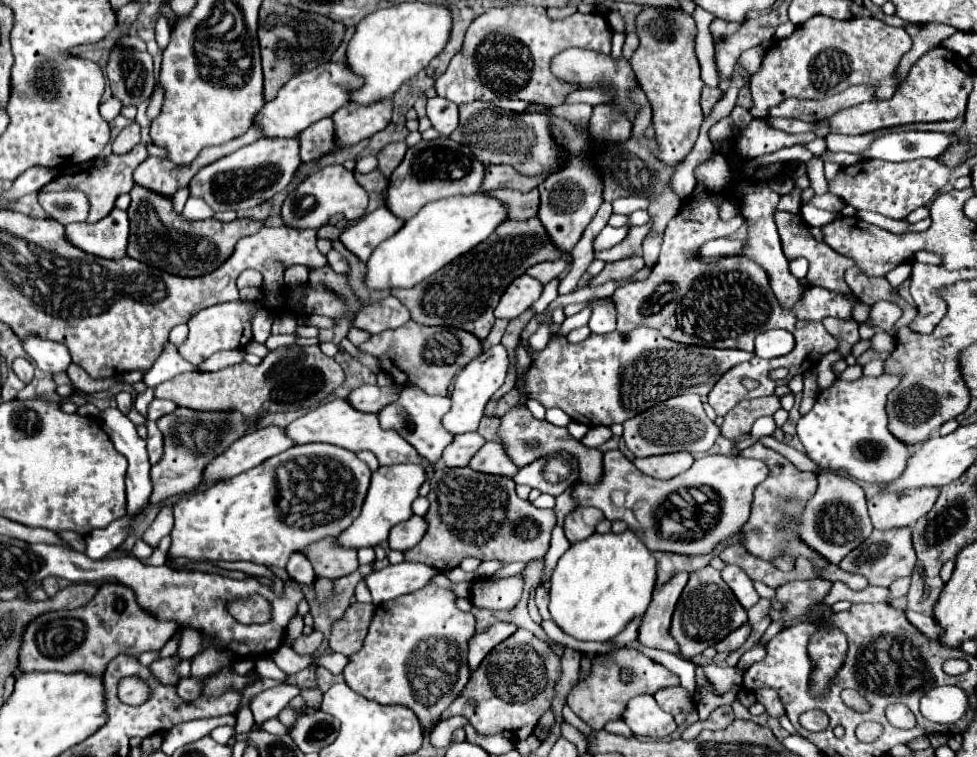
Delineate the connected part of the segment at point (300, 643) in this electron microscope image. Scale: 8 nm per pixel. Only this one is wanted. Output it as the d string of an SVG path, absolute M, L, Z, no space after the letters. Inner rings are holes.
M312 631L312 635L302 635L302 637L292 645L292 649L294 649L296 653L300 653L300 655L314 655L316 649L320 647L322 639L324 639L324 635L322 635L320 631Z

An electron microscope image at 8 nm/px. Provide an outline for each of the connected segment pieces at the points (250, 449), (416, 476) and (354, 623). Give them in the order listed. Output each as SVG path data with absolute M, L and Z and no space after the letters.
M266 427L266 429L256 429L254 433L250 433L250 435L244 435L244 437L240 437L238 441L234 441L222 455L218 455L218 457L214 457L208 465L206 465L206 469L204 469L204 477L202 477L202 483L198 485L198 487L194 487L192 491L188 491L188 493L180 493L180 495L172 495L172 497L168 497L168 499L164 499L164 501L160 501L158 503L158 507L160 509L164 509L164 507L174 507L176 503L180 503L182 499L188 499L188 497L192 497L192 495L196 495L196 493L204 493L208 487L212 487L212 485L216 485L216 483L220 483L220 481L226 481L226 479L230 479L230 477L236 477L238 473L244 473L244 471L250 471L250 469L254 469L256 465L260 465L262 461L266 461L268 457L274 457L274 455L278 455L278 453L282 453L282 451L286 451L288 447L292 447L294 443L284 435L284 429L280 429L280 427Z
M390 465L390 467L378 467L378 471L372 473L372 483L362 507L360 517L344 529L336 541L338 545L346 549L360 549L360 547L376 547L382 545L388 539L388 531L412 517L412 501L418 497L420 485L426 481L426 473L422 465Z
M354 603L346 609L344 617L332 625L330 647L336 653L354 655L362 649L364 637L368 633L368 625L372 621L376 605L374 603Z

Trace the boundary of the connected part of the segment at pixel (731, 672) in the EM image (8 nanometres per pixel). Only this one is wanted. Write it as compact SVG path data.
M704 663L702 665L706 677L710 679L712 687L716 687L716 695L724 695L728 691L742 691L742 671L738 667L728 667L728 669L722 669L714 663Z

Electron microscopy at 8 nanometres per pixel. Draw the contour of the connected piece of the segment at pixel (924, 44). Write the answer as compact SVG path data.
M926 23L926 25L908 25L906 33L912 37L912 49L902 57L896 69L898 87L906 81L910 65L914 65L926 51L938 47L942 39L954 35L956 29L952 29L950 25L942 25L942 23Z

